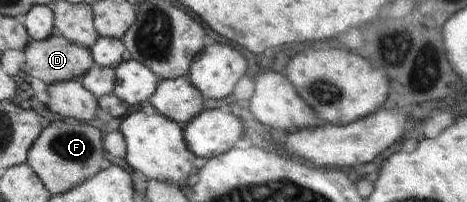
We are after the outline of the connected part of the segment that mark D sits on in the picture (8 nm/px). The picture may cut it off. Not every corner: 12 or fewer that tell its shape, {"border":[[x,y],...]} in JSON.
{"border":[[56,33],[30,41],[24,72],[48,85],[78,80],[87,47]]}

